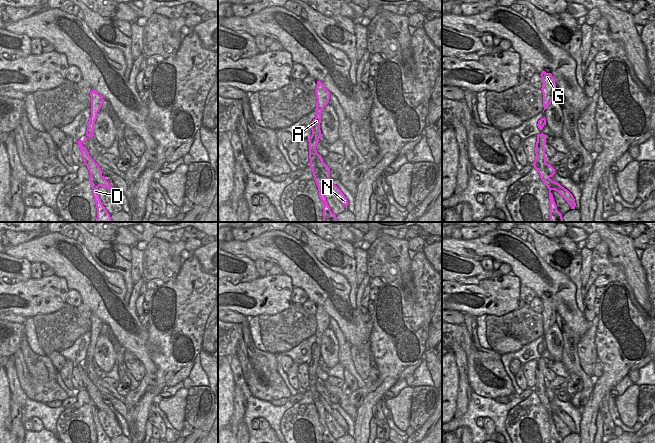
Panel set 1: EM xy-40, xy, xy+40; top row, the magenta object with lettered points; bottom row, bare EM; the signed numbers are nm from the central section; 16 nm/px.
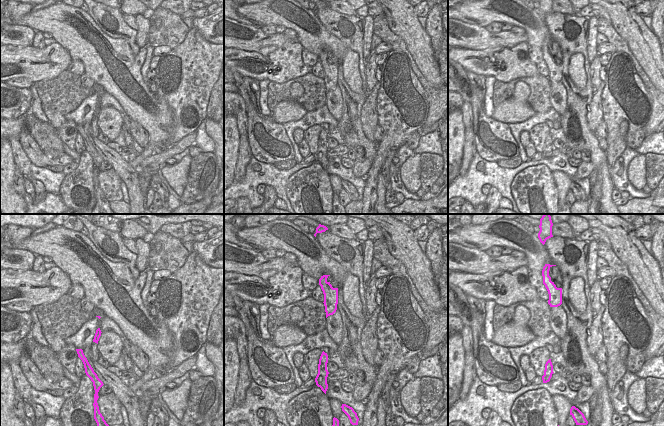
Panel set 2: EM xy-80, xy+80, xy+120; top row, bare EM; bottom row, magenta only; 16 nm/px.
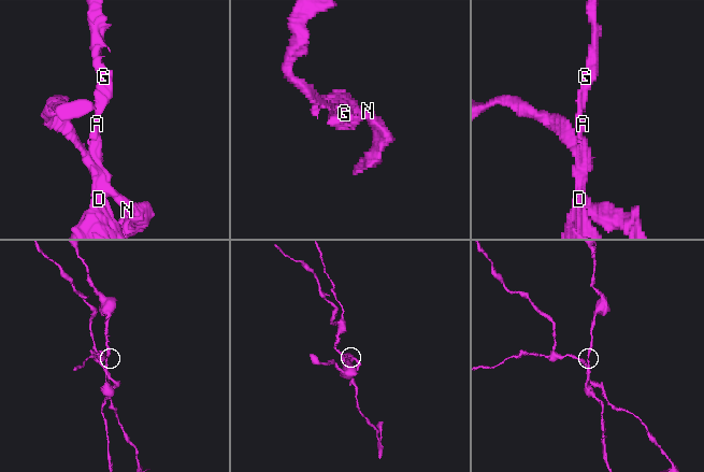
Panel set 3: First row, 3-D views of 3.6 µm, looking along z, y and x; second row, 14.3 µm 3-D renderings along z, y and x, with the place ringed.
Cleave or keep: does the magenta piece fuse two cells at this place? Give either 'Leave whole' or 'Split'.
Split

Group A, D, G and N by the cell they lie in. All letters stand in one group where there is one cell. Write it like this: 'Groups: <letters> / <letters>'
Groups: A D G / N

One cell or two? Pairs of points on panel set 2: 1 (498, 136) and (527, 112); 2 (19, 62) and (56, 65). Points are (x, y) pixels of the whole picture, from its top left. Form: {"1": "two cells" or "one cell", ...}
{"1": "two cells", "2": "one cell"}

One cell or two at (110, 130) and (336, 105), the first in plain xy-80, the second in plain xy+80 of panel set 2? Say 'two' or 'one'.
one

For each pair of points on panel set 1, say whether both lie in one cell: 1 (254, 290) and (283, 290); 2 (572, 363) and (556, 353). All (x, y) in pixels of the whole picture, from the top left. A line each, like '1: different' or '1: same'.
1: same
2: different

